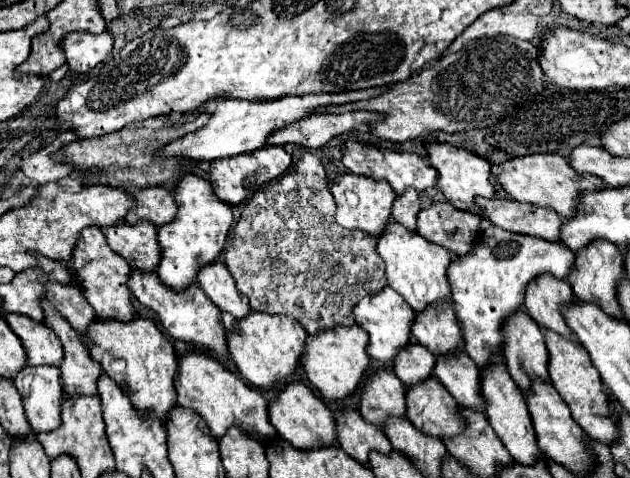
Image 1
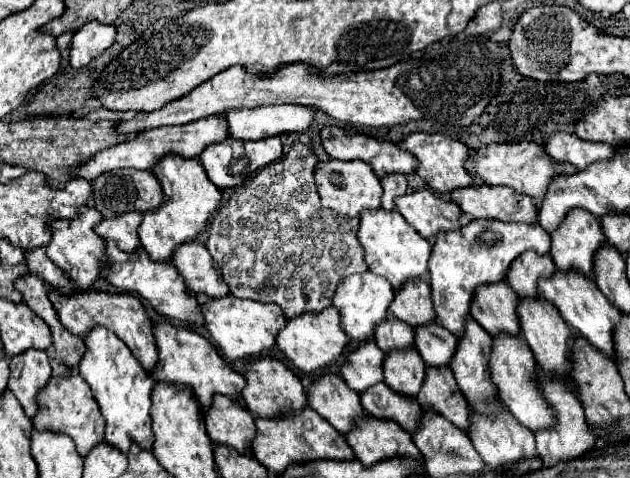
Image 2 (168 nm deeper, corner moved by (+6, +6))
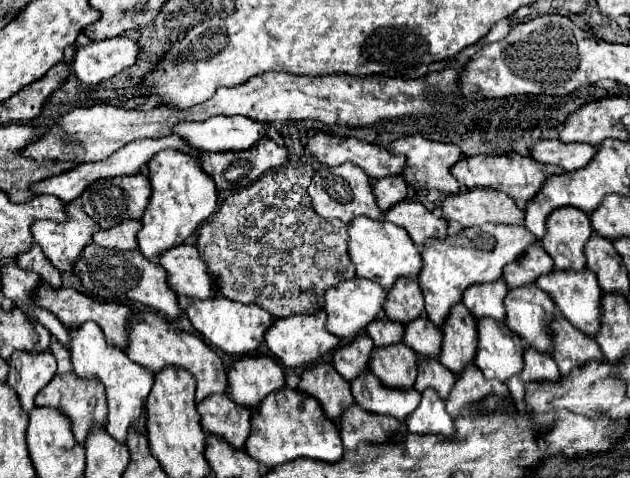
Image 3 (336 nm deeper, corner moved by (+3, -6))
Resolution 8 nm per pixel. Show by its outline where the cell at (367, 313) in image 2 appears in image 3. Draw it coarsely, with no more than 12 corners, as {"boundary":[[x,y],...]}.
{"boundary":[[366,278],[326,292],[326,328],[352,340],[378,318],[386,290]]}

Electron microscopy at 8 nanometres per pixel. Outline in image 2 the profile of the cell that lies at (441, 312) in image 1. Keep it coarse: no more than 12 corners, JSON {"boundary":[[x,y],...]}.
{"boundary":[[407,280],[389,312],[409,326],[435,320],[429,284]]}

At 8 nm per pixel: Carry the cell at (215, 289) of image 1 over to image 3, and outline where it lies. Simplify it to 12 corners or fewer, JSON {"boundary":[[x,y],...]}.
{"boundary":[[180,244],[158,262],[178,296],[216,296],[196,246]]}

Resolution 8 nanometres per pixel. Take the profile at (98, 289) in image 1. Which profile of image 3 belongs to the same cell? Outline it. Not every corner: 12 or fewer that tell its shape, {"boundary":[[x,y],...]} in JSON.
{"boundary":[[76,204],[64,224],[38,220],[32,236],[46,258],[72,272],[100,230]]}

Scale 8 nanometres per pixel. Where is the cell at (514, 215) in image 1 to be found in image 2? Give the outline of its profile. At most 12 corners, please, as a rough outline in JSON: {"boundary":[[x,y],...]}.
{"boundary":[[507,186],[451,192],[473,218],[535,224],[537,206]]}

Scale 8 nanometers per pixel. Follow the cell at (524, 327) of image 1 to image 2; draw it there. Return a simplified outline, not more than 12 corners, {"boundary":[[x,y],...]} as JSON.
{"boundary":[[511,286],[475,292],[471,316],[491,334],[519,334]]}

